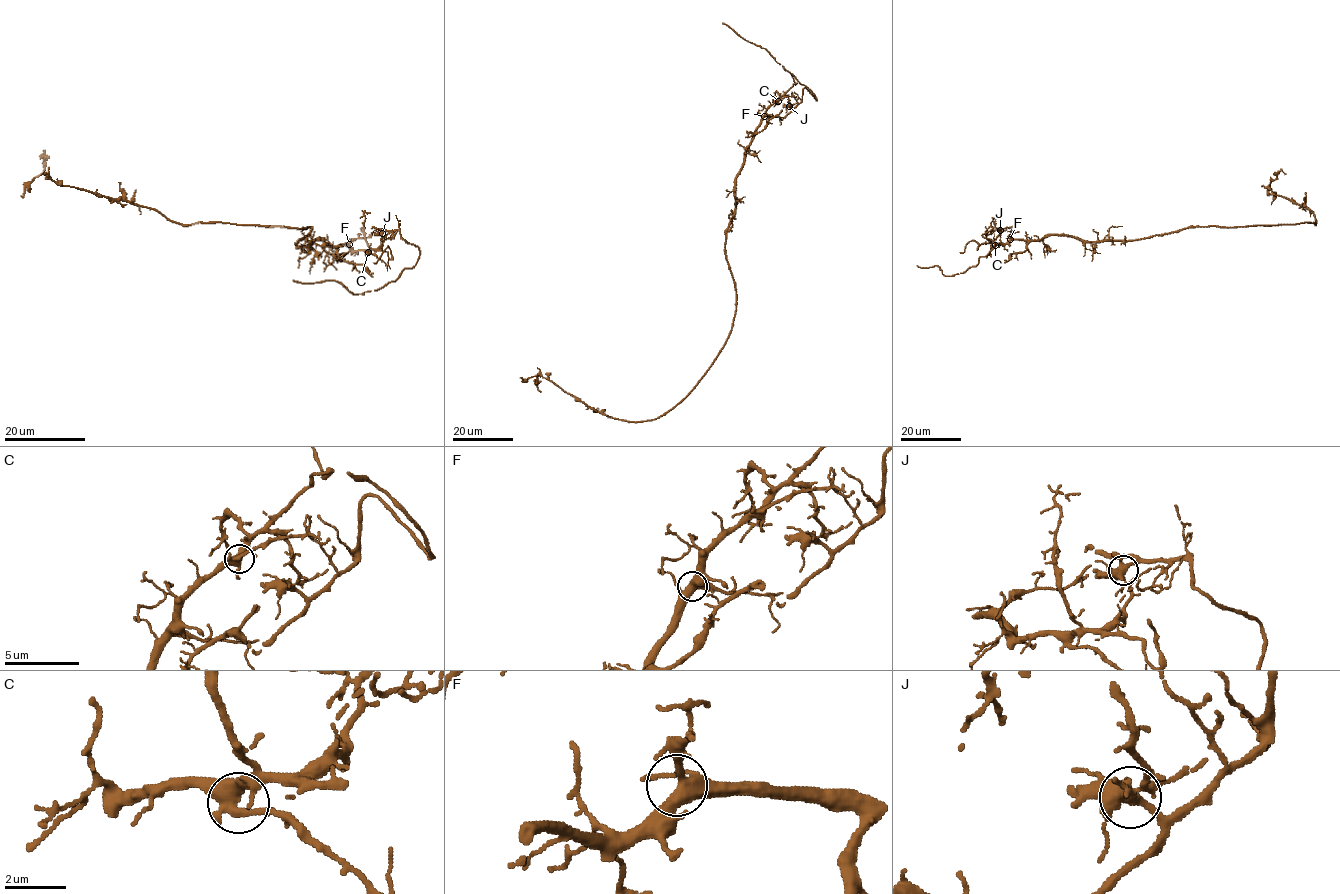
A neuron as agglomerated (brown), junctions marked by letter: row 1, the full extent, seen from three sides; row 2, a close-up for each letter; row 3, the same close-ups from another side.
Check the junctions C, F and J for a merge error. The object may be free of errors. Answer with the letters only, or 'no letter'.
J

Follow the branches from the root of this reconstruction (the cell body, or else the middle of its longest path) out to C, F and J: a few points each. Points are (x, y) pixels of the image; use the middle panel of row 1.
C: (725, 246), (727, 228), (735, 208), (735, 181), (745, 150), (766, 110), (778, 101)
F: (725, 246), (727, 228), (735, 208), (735, 181), (745, 150), (764, 116)
J: (725, 246), (727, 228), (735, 208), (735, 181), (745, 150), (768, 108), (783, 95), (788, 98), (789, 107)

